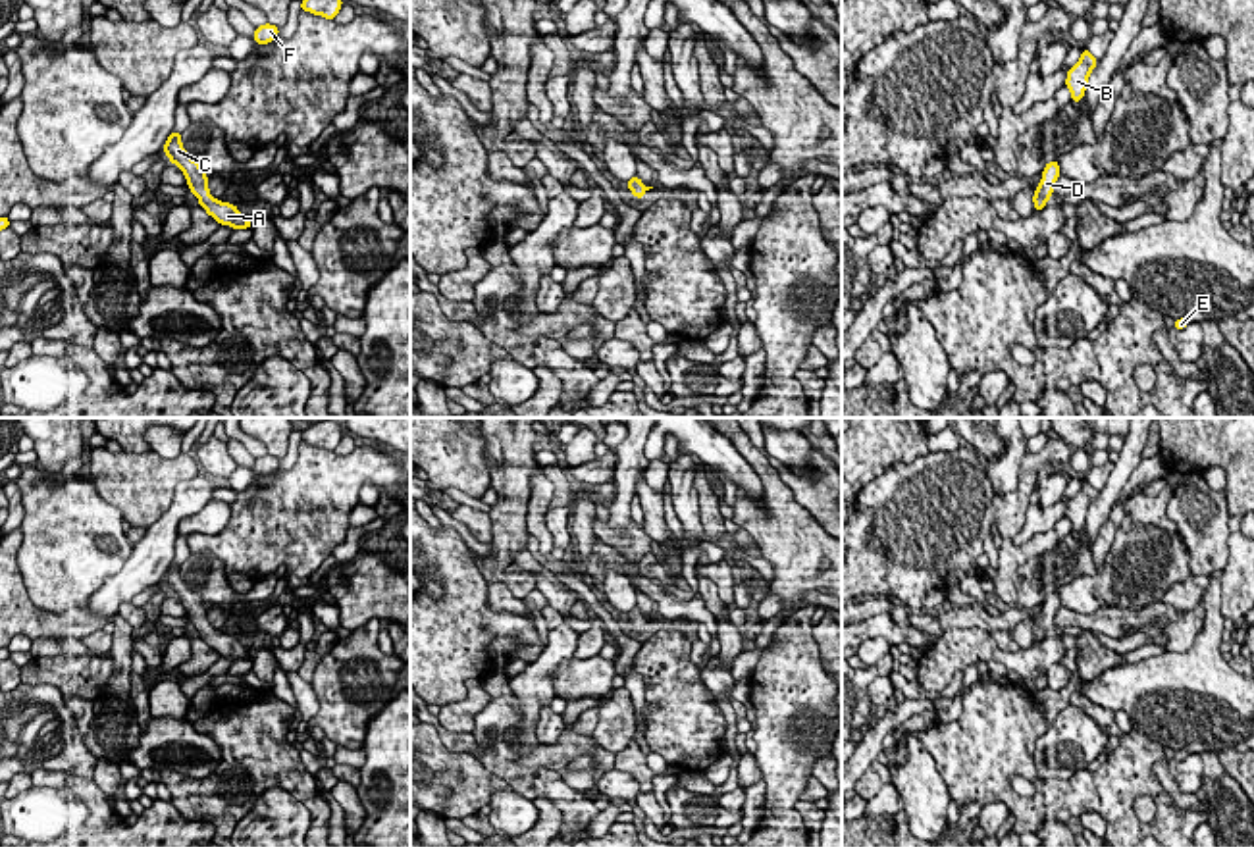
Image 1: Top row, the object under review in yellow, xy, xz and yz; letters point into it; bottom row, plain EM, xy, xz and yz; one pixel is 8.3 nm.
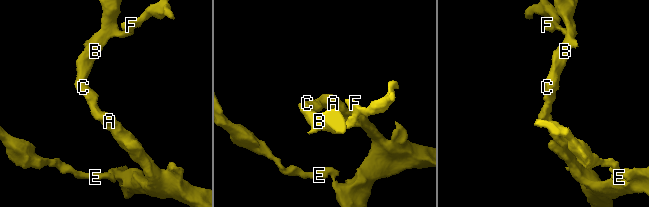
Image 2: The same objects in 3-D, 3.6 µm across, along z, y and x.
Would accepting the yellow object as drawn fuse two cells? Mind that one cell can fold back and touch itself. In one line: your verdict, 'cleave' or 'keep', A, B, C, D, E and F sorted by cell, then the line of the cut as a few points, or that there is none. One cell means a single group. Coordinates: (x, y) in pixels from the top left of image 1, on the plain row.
keep; A B C D E F; no cut

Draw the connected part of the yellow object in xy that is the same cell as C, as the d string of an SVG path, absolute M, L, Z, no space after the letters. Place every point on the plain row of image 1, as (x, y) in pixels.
M170 564L164 576L164 585L183 603L191 624L200 631L198 637L202 637L208 647L212 647L220 656L231 656L233 662L245 658L252 660L252 653L248 653L235 635L222 633L210 626L206 612L208 604L183 579L181 564Z

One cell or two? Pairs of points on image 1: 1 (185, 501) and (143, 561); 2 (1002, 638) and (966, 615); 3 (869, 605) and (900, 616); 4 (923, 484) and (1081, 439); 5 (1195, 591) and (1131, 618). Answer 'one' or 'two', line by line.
1: one
2: two
3: one
4: two
5: two

